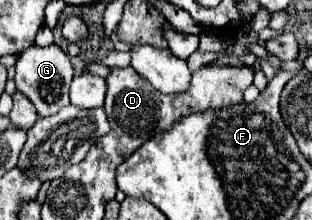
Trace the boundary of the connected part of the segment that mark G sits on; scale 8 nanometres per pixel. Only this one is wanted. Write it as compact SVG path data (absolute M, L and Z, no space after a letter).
M52 43L48 47L40 47L40 45L32 45L26 51L16 53L16 89L20 93L24 93L36 107L38 115L54 115L58 113L60 107L68 105L68 89L74 77L74 67L68 59L68 55L62 51L60 45Z

